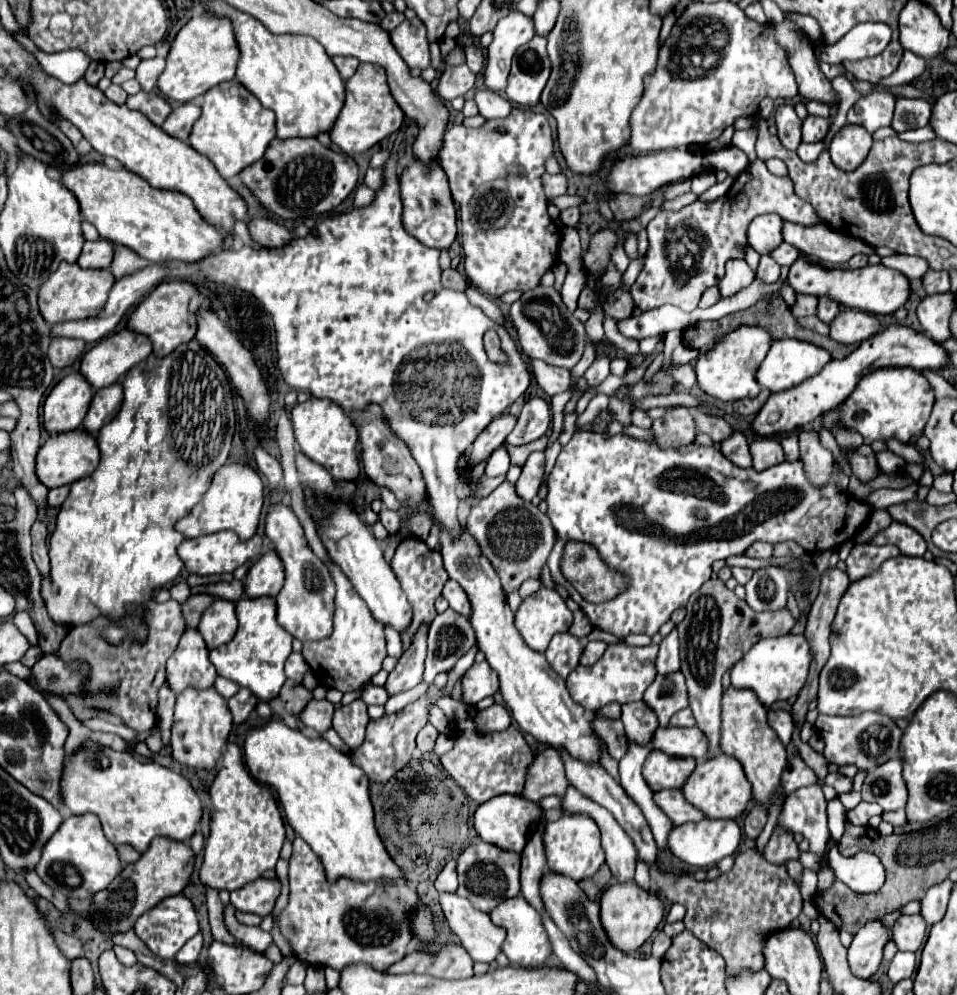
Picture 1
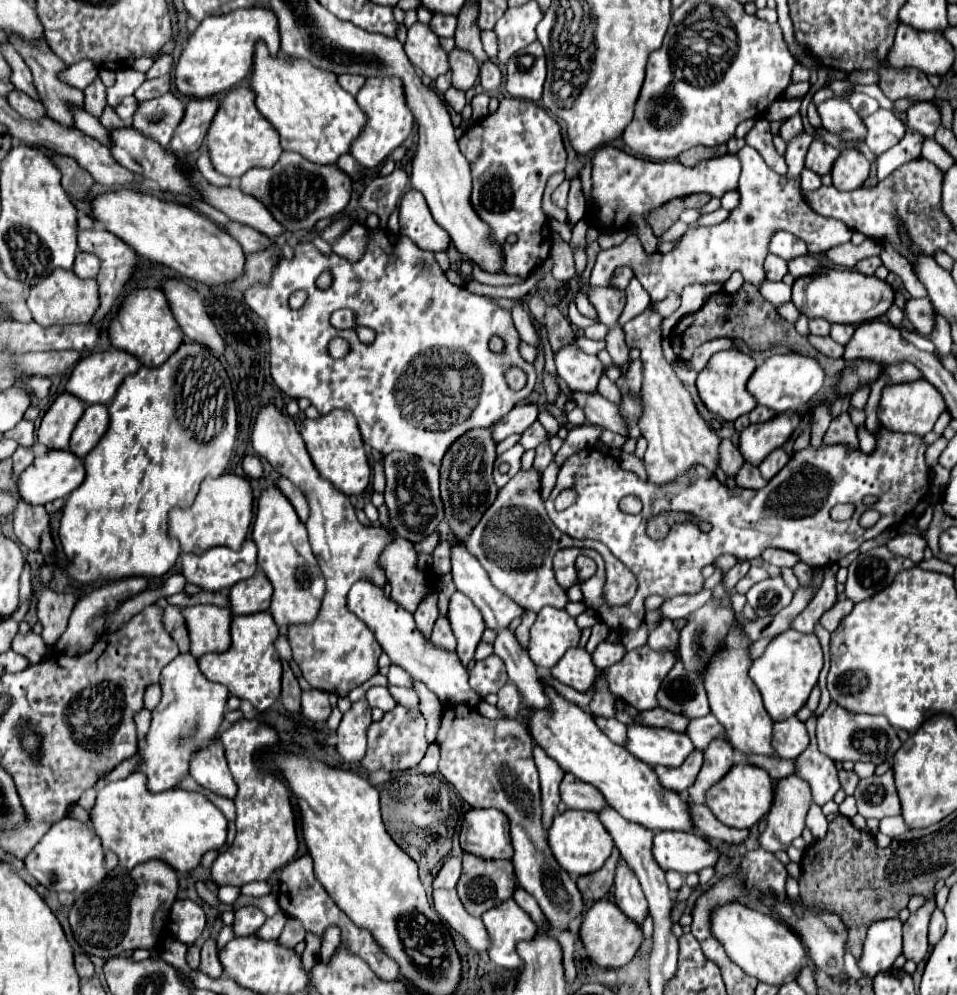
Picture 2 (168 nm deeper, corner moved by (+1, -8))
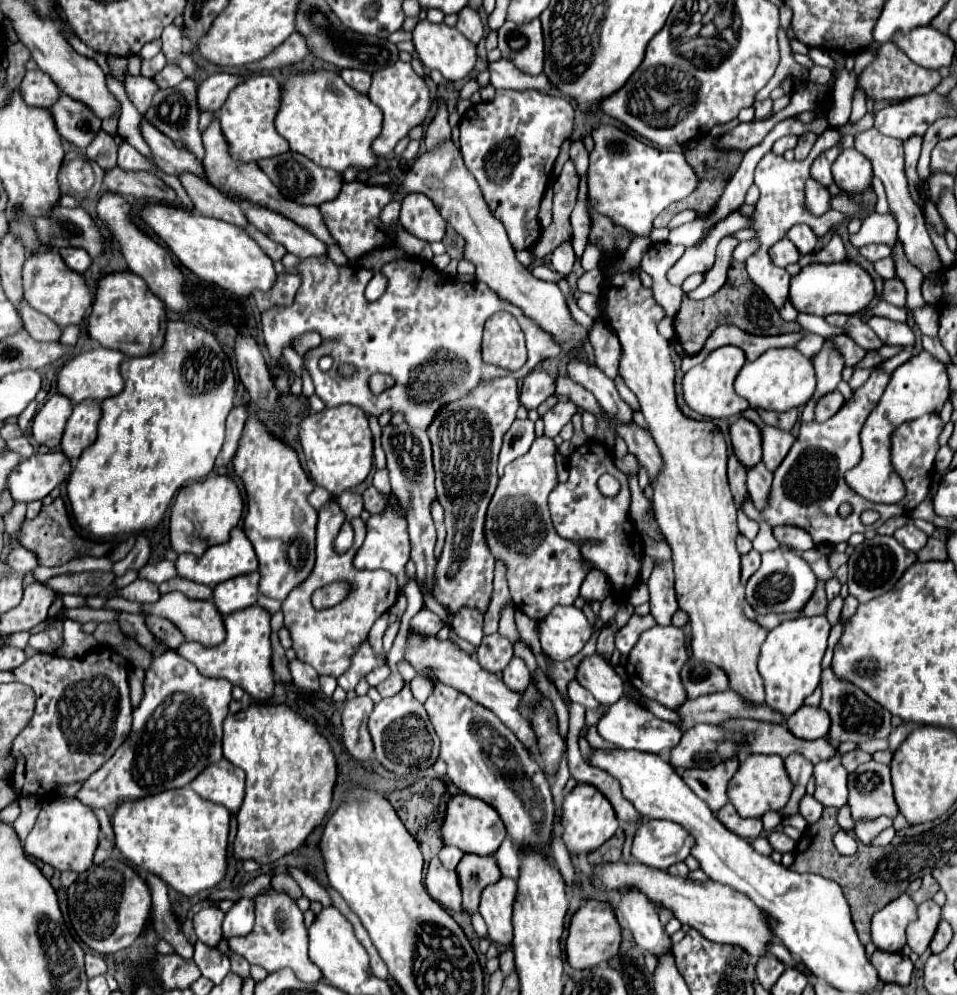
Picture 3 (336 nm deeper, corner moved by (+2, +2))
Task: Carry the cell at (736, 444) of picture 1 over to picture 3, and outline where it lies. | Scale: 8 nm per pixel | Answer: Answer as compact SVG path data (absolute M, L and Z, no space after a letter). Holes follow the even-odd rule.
M757 464L747 472L747 488L759 512L767 506L767 496L771 494L771 480L773 480L773 474L763 464Z

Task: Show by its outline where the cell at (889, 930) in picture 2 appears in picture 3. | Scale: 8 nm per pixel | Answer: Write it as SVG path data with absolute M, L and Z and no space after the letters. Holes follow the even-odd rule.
M903 892L903 896L889 902L883 910L875 912L871 922L871 938L879 950L901 952L905 946L905 928L917 918L917 904Z

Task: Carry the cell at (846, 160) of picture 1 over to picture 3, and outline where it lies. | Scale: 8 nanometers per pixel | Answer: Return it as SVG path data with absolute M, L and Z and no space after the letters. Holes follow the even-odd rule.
M855 148L843 150L833 164L835 184L849 196L863 194L873 182L871 162Z

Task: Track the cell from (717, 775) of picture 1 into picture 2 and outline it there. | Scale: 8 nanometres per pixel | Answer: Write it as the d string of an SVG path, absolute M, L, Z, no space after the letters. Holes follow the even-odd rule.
M734 764L732 770L708 790L706 806L716 814L716 818L732 828L752 828L772 806L772 786L766 770L752 764Z

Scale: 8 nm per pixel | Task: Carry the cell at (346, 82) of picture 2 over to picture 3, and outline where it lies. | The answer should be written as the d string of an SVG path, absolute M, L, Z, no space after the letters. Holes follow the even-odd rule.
M343 70L341 72L341 78L351 88L355 88L357 92L363 92L363 94L367 94L367 88L371 86L371 74L367 74L363 70Z

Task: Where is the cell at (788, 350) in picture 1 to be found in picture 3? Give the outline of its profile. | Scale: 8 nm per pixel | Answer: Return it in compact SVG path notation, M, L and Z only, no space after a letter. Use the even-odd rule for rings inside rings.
M771 348L753 362L745 362L735 380L735 392L749 402L749 408L785 412L799 408L815 394L815 368L797 348Z

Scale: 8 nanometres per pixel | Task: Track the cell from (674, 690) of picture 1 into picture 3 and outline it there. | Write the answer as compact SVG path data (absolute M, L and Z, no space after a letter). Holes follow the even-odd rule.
M689 658L687 664L681 670L683 684L687 688L687 696L693 700L695 696L711 694L711 692L721 692L727 690L727 672L715 668L713 664L703 664L695 658Z

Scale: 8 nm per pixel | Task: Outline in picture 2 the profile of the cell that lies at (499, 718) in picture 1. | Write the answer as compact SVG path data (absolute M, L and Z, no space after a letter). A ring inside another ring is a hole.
M508 682L498 692L498 704L496 708L504 714L504 718L516 718L516 710L520 710L520 694L512 682Z

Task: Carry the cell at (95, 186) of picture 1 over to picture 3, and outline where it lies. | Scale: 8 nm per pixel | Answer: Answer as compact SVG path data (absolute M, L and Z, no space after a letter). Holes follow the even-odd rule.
M151 204L143 208L141 216L153 228L153 232L171 248L181 264L205 282L213 282L239 298L251 298L255 290L267 292L277 282L277 272L271 258L267 258L259 244L245 232L245 228L207 218L197 212L189 212L181 206L165 204Z

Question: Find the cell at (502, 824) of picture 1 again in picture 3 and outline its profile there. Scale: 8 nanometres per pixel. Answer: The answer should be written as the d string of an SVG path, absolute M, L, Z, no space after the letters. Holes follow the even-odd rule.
M459 794L459 796L453 796L447 800L445 818L443 818L439 832L441 832L441 840L445 844L457 846L467 854L479 854L479 856L493 854L507 834L495 808L491 808L489 804L483 804L481 800L467 796L467 794Z

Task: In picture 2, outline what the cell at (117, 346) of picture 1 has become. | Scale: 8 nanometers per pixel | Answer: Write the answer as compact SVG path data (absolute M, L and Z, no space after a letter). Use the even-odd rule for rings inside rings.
M110 348L106 352L96 352L96 354L90 354L86 358L82 358L76 368L72 370L72 376L66 384L66 390L74 396L78 396L84 404L110 404L118 386L122 384L122 380L126 376L132 376L136 374L136 370L142 366L142 362L126 352L126 350L120 350L120 348Z

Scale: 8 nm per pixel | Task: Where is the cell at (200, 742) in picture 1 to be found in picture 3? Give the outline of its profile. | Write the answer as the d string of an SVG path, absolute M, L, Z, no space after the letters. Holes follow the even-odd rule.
M225 758L217 764L205 768L191 784L201 798L225 806L231 814L237 814L243 804L245 792L245 772L231 766Z

